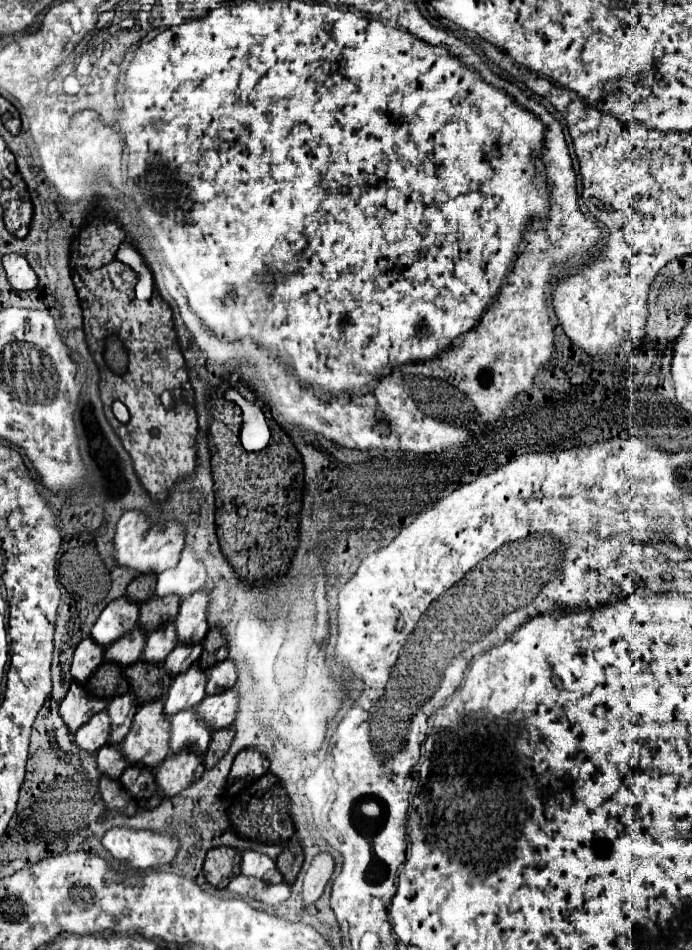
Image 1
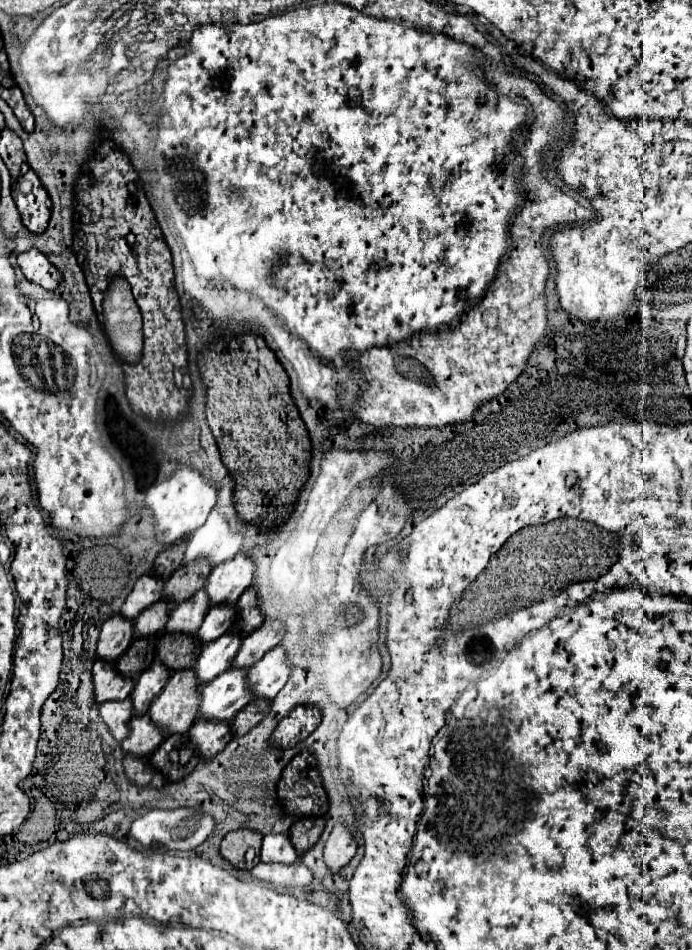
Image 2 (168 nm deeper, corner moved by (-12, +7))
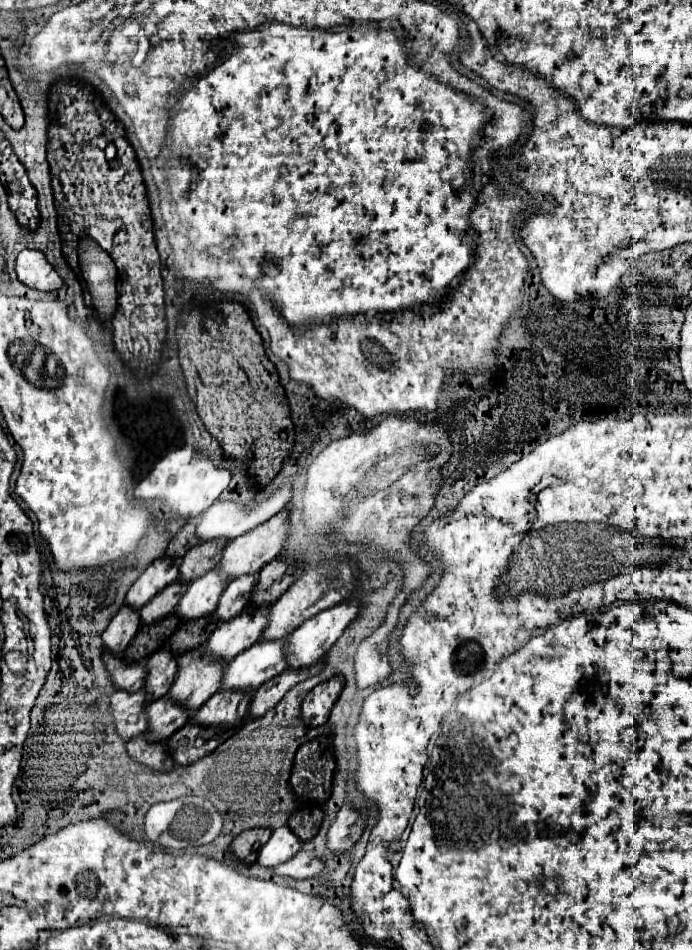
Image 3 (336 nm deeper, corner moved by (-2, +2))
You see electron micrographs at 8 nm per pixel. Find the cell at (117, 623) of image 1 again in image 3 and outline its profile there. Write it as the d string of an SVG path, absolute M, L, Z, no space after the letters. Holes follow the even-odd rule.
M162 556L156 562L152 562L144 570L144 574L132 584L132 588L126 594L124 604L132 606L134 610L140 610L146 602L150 602L160 590L164 590L176 578L178 578L178 564Z

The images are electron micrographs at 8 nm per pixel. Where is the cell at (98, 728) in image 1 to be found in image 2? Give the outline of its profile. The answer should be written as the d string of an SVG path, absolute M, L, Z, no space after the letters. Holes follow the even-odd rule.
M132 699L108 701L108 703L100 705L100 715L118 741L124 741L130 733L128 725L130 725L130 719L132 719L132 711L134 711Z

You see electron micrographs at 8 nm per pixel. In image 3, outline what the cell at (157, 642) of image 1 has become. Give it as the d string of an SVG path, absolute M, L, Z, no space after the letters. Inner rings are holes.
M212 570L188 584L188 590L180 598L174 614L182 620L198 620L202 616L208 616L214 612L220 594L226 588L226 580L218 574L218 570Z

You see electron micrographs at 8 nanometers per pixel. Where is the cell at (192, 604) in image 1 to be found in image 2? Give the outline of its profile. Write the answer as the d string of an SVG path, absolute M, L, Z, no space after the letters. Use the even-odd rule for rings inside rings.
M238 553L230 561L216 565L206 581L206 591L212 605L236 603L238 597L250 587L256 563L248 553Z

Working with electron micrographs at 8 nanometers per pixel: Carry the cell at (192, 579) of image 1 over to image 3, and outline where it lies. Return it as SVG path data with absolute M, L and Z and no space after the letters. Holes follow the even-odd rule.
M290 486L276 490L266 502L252 510L244 510L234 502L214 502L202 516L196 518L196 538L200 542L224 538L226 542L236 540L244 532L260 526L274 514L278 514L290 500Z

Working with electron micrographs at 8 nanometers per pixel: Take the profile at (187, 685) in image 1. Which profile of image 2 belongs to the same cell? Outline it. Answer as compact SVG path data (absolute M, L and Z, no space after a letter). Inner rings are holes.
M224 633L216 641L210 641L204 645L198 661L196 661L196 673L200 683L208 683L226 669L232 667L234 657L242 645L242 639L236 633Z

